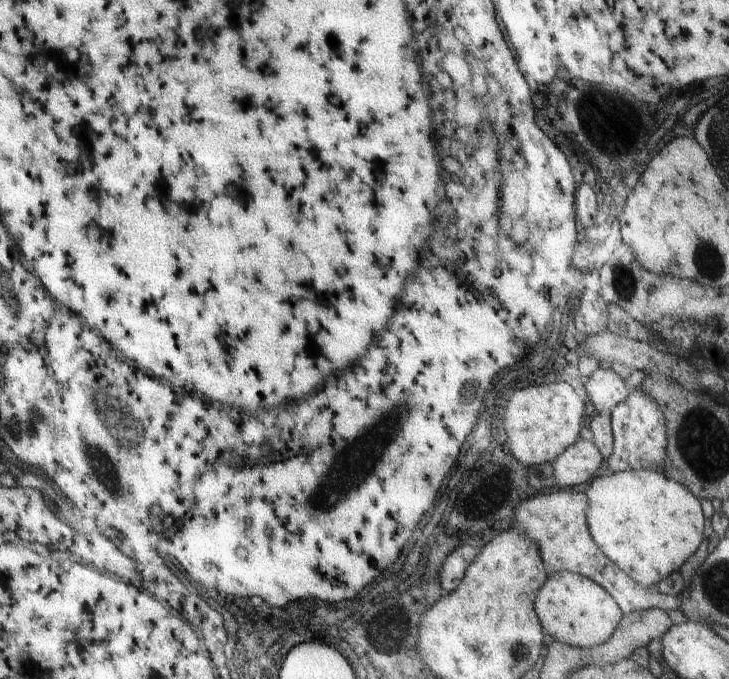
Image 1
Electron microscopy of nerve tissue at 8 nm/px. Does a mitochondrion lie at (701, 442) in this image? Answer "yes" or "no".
yes

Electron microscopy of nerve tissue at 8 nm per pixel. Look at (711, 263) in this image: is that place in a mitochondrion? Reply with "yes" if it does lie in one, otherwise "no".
yes

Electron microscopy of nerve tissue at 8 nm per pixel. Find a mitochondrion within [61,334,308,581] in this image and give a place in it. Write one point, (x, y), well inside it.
(109, 478)

